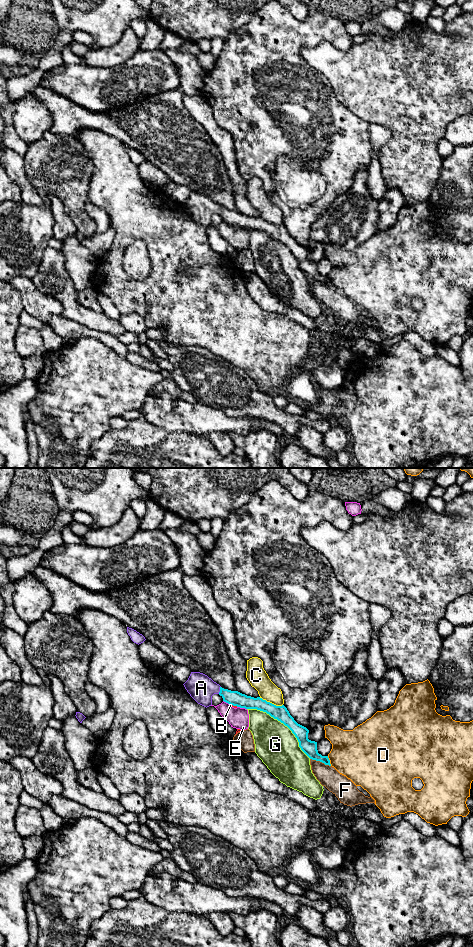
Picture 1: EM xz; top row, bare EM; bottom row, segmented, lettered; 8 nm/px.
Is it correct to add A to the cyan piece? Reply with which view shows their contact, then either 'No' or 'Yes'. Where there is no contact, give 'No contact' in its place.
Touches cyan in xz. Yes

